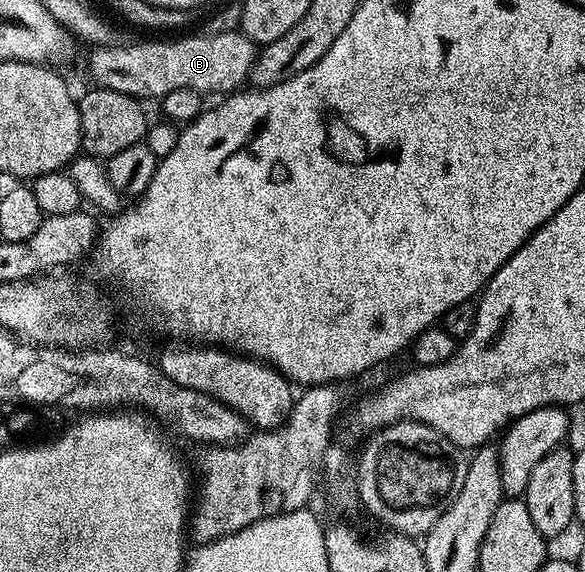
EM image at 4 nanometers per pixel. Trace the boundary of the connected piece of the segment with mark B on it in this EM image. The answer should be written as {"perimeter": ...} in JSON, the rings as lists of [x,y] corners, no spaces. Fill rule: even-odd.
{"perimeter":[[[224,30],[218,34],[202,32],[202,34],[195,35],[194,38],[177,38],[174,42],[133,42],[130,46],[128,46],[128,44],[122,44],[120,46],[112,46],[111,48],[105,48],[103,46],[96,47],[96,49],[90,53],[93,55],[89,58],[89,74],[94,78],[94,83],[96,83],[97,86],[105,86],[109,90],[129,94],[138,100],[145,100],[145,97],[153,98],[153,100],[160,100],[167,92],[175,92],[175,88],[191,88],[192,90],[199,90],[202,95],[205,96],[209,96],[209,94],[221,94],[217,96],[225,96],[246,85],[249,77],[249,70],[253,66],[254,60],[257,58],[257,52],[258,47],[254,42],[249,39],[246,34],[240,33],[237,30]]]}

